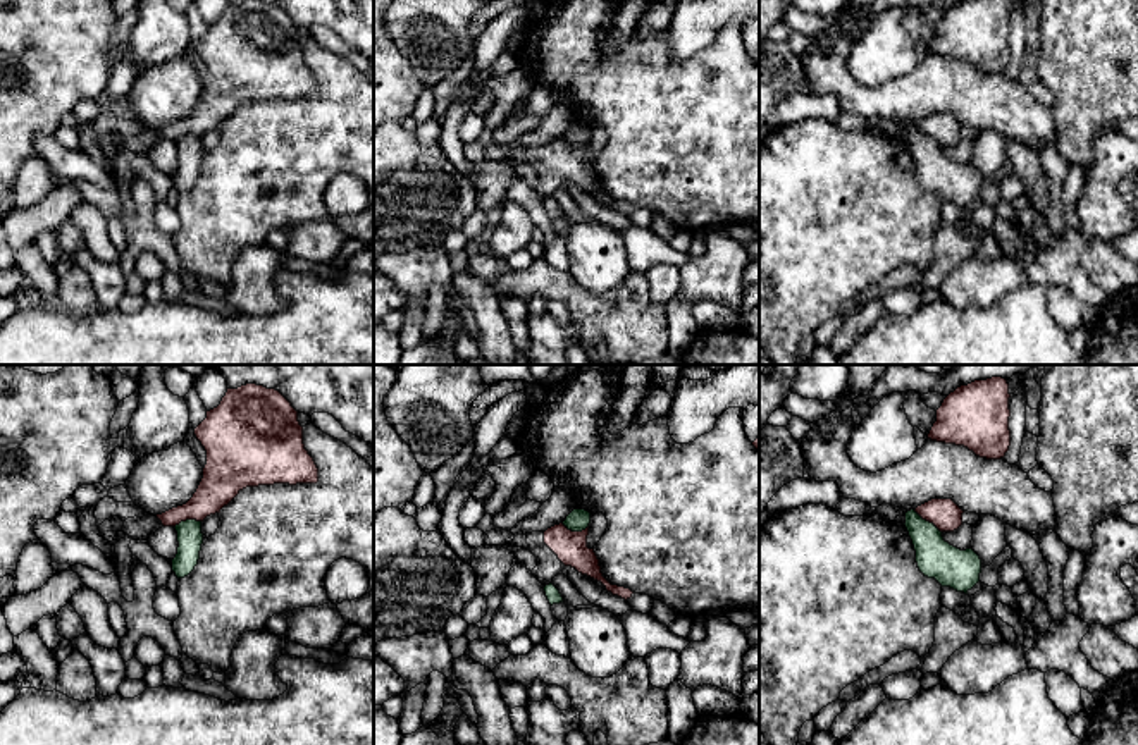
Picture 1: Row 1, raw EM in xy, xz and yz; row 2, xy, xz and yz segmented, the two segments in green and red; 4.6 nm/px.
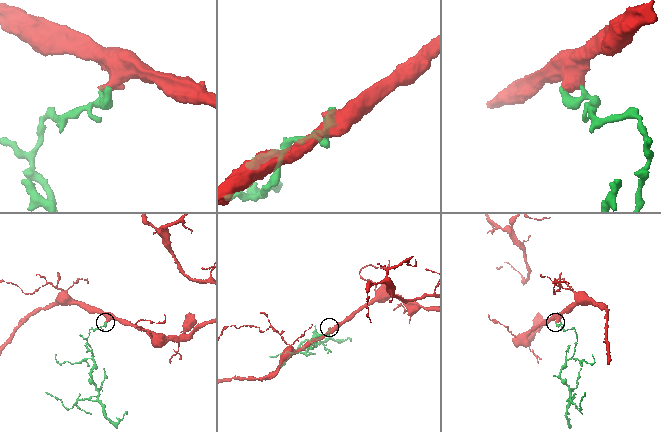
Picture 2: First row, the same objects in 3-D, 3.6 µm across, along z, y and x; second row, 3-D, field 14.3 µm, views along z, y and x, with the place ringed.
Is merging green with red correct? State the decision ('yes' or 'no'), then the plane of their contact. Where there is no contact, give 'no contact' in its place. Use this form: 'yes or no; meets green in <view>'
no; meets green in yz

